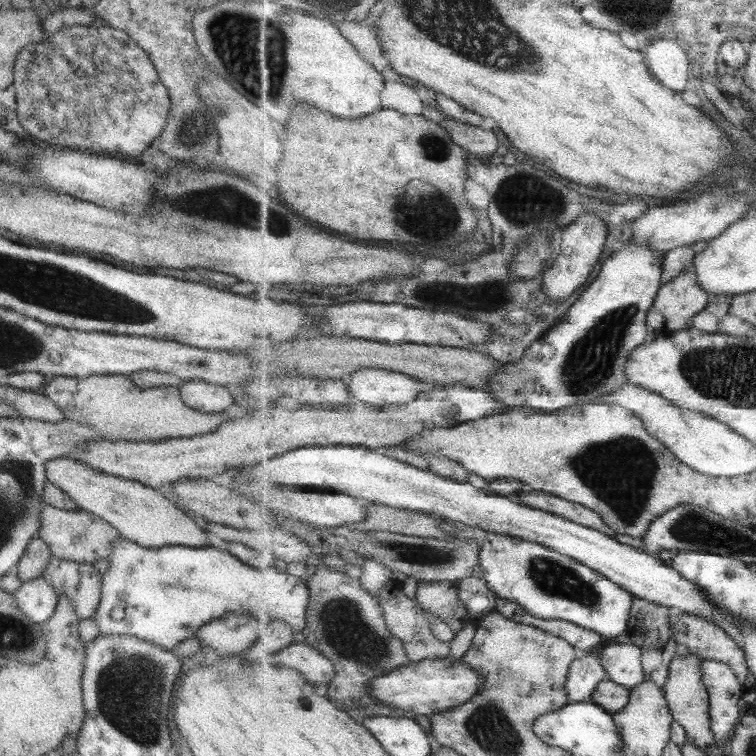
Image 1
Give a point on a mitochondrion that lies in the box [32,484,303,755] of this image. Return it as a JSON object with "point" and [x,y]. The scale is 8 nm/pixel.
{"point":[128,686]}

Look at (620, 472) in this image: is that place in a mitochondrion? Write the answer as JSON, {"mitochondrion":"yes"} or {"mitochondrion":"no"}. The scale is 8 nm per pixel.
{"mitochondrion":"yes"}

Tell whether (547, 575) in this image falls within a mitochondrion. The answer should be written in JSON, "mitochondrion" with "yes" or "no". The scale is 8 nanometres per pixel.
{"mitochondrion":"yes"}

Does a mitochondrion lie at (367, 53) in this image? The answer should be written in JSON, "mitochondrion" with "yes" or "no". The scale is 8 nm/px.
{"mitochondrion":"no"}

